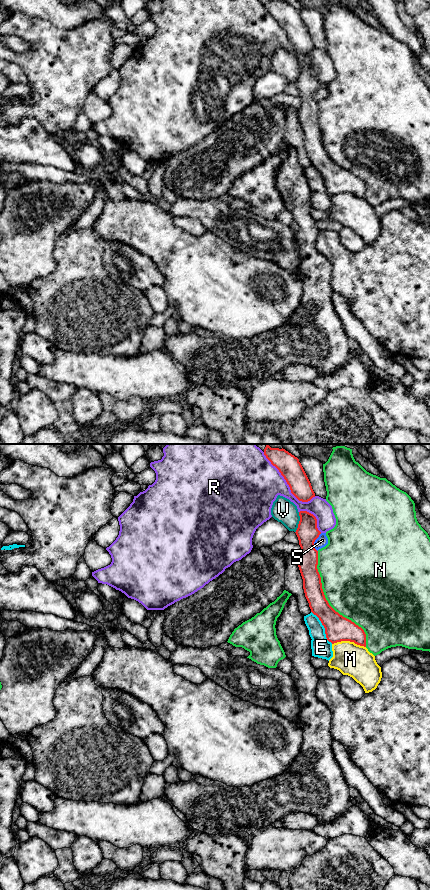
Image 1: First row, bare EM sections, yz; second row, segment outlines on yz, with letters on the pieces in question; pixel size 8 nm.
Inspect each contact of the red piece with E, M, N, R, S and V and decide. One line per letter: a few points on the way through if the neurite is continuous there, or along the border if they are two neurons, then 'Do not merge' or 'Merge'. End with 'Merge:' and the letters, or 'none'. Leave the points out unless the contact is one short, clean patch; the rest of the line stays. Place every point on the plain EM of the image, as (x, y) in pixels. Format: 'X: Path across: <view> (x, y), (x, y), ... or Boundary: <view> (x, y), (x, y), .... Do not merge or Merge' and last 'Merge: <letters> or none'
E: Do not merge
M: Do not merge
N: Do not merge
R: Do not merge
S: Boundary: yz (321, 85), (314, 94), (314, 100), (317, 103). Do not merge
V: Do not merge
Merge: none

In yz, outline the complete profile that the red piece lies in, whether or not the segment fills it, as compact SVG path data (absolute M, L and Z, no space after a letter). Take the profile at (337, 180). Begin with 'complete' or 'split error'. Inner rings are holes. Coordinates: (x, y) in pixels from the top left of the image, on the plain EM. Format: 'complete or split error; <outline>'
complete; M300 63L299 68L300 73L295 85L299 92L301 106L297 114L311 164L321 173L325 180L326 190L332 196L350 193L366 199L364 182L336 164L325 150L317 121L318 103L314 100L314 94L321 86L317 80L316 69L307 63Z

